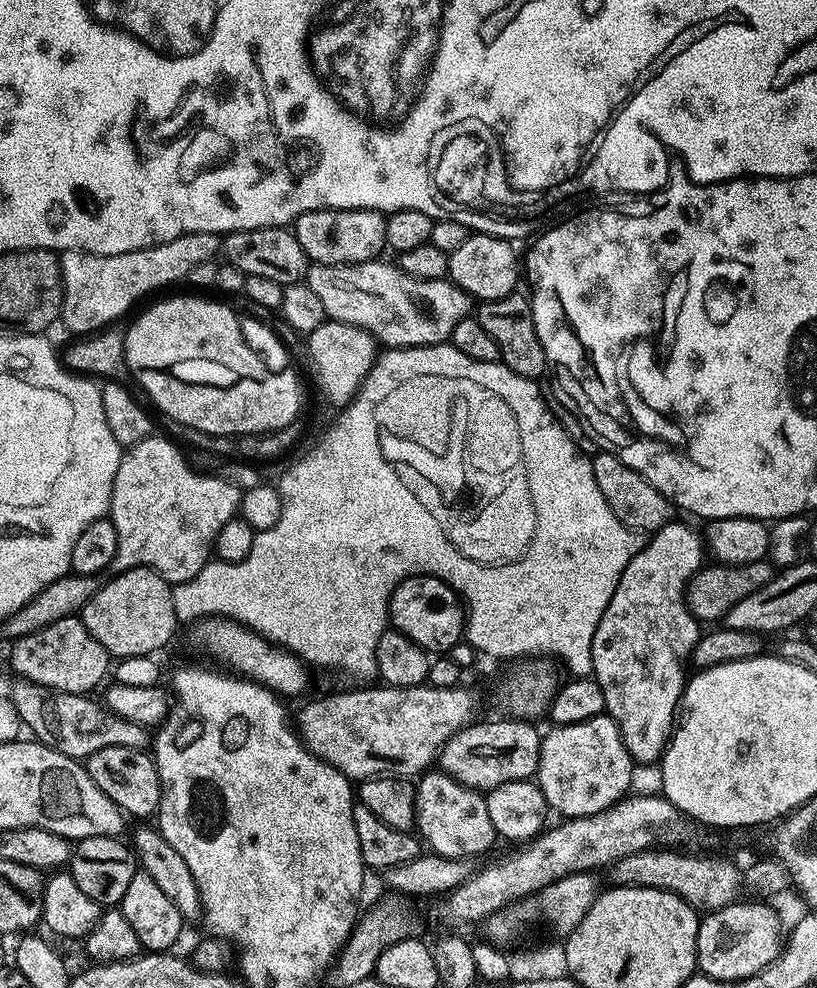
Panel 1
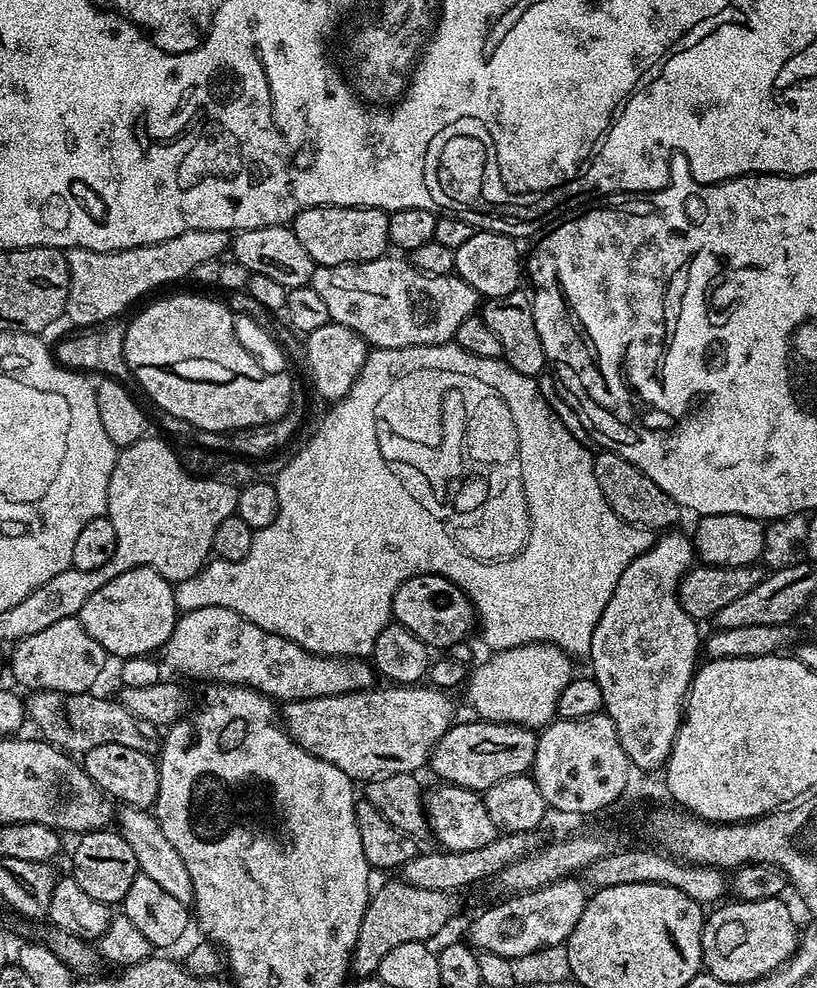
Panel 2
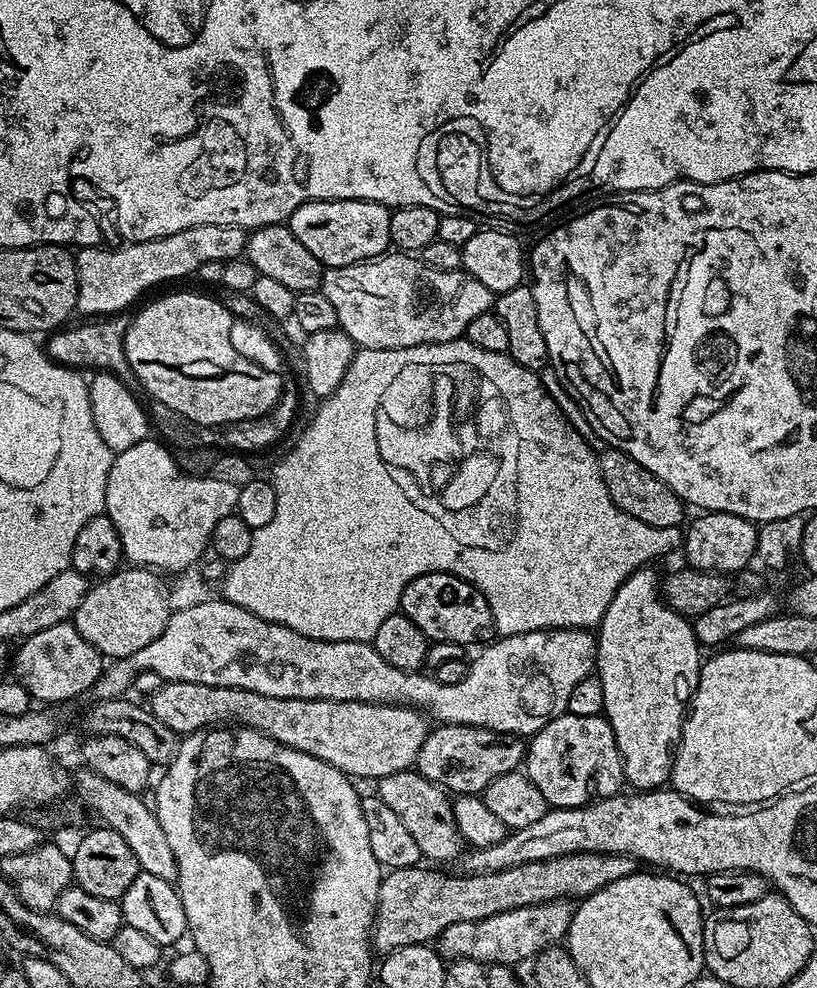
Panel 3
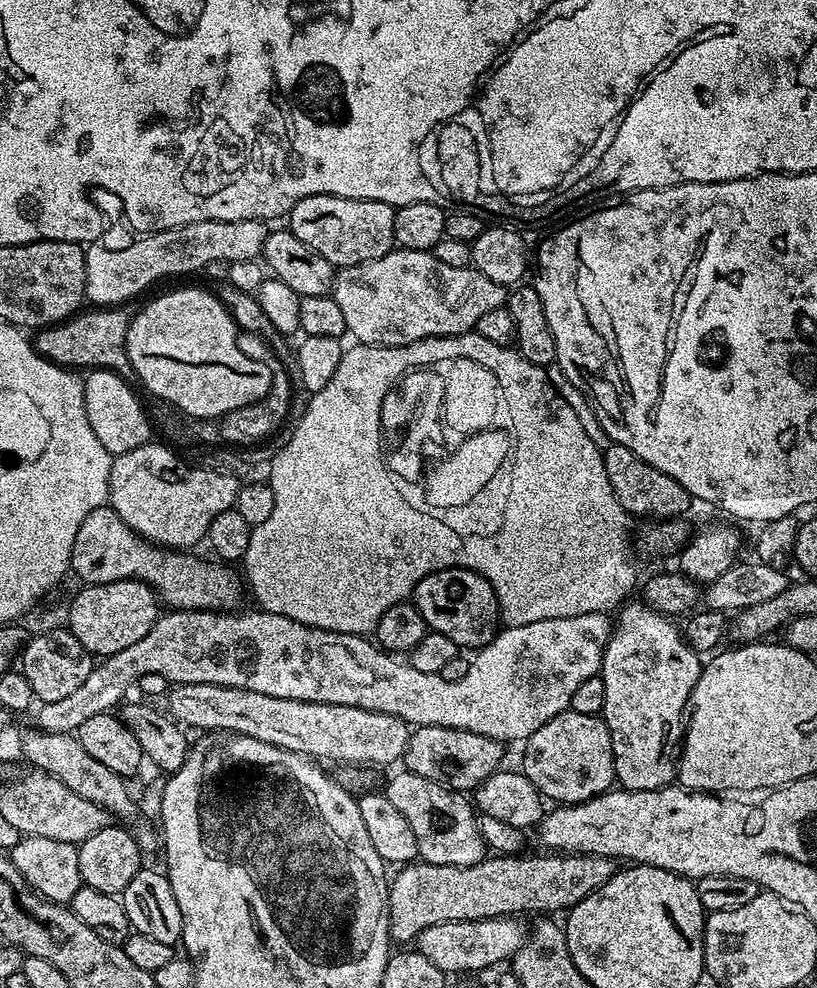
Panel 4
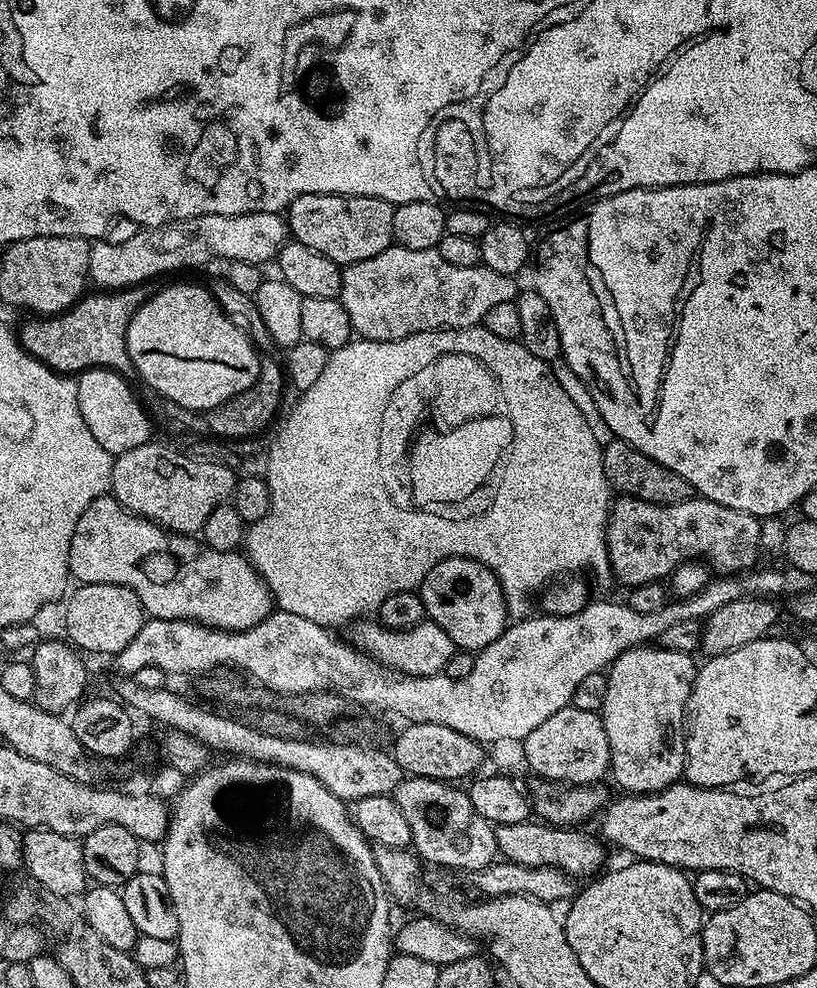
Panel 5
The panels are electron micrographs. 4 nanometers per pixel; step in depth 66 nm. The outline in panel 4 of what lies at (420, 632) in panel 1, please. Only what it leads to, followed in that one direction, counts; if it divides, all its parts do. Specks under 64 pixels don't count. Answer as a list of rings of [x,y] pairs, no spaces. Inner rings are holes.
[[[447,568],[438,570],[434,574],[426,574],[426,578],[422,578],[422,582],[418,582],[418,586],[412,591],[411,599],[422,614],[422,618],[428,623],[429,629],[433,632],[441,632],[443,636],[450,638],[450,642],[454,642],[457,649],[479,650],[496,636],[500,607],[490,582],[486,582],[486,578],[482,578],[477,572],[471,572],[465,568]]]

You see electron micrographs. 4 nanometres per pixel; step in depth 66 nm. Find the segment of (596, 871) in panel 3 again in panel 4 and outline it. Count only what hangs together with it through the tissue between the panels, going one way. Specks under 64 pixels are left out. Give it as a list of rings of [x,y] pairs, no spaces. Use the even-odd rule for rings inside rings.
[[[492,854],[482,862],[474,866],[438,866],[437,864],[425,864],[423,862],[413,862],[403,865],[400,872],[395,877],[391,877],[388,886],[388,934],[393,941],[408,940],[415,941],[416,935],[426,926],[436,926],[438,922],[454,922],[455,920],[493,920],[496,916],[516,916],[524,914],[520,912],[540,912],[536,914],[556,914],[552,912],[563,913],[565,910],[572,908],[582,898],[586,898],[594,890],[598,890],[606,882],[610,882],[612,875],[618,870],[617,861],[610,856],[585,856],[583,854],[544,854],[548,856],[524,856],[525,854]]]

